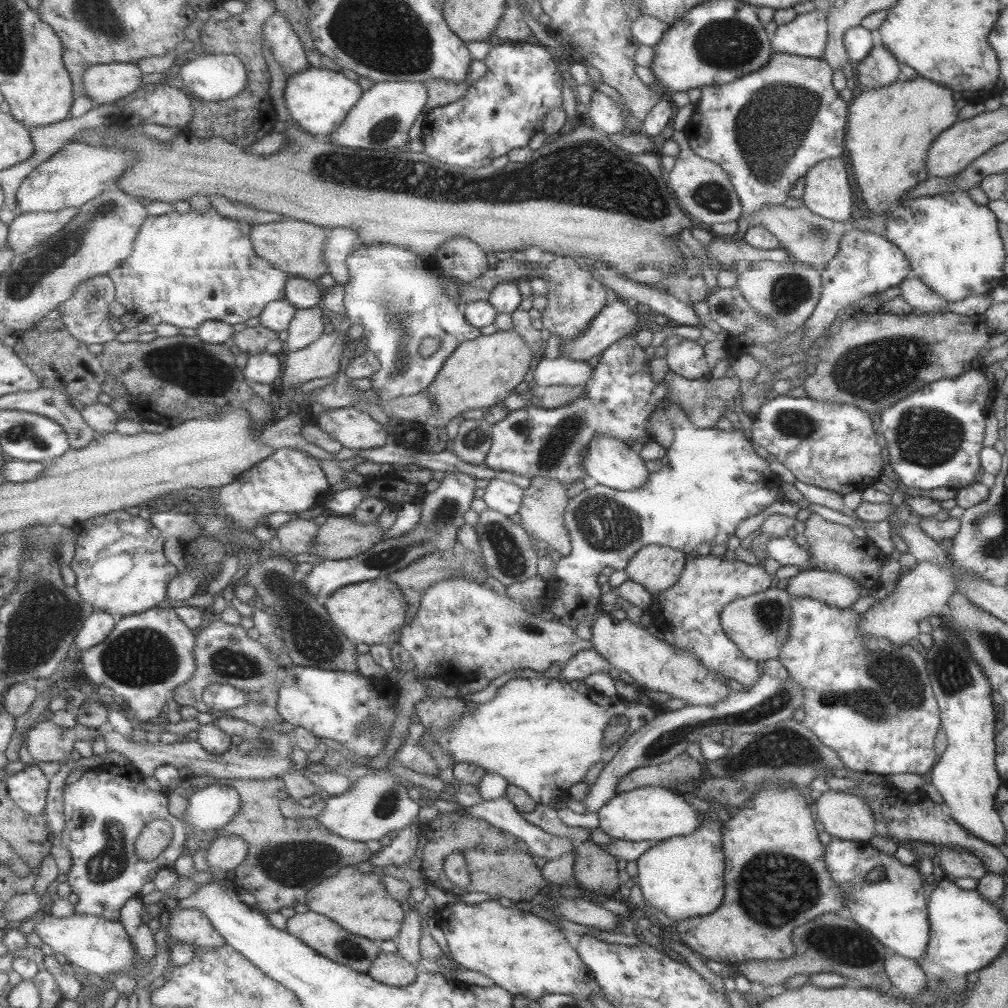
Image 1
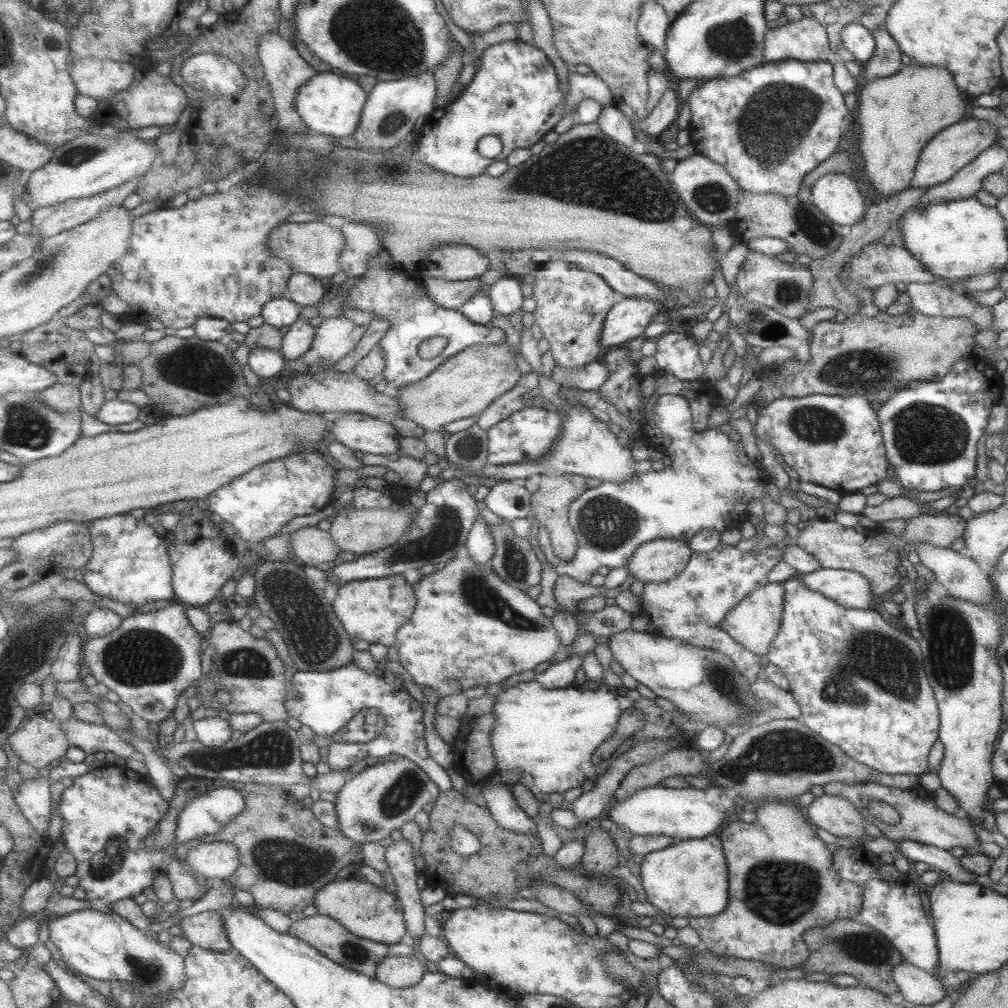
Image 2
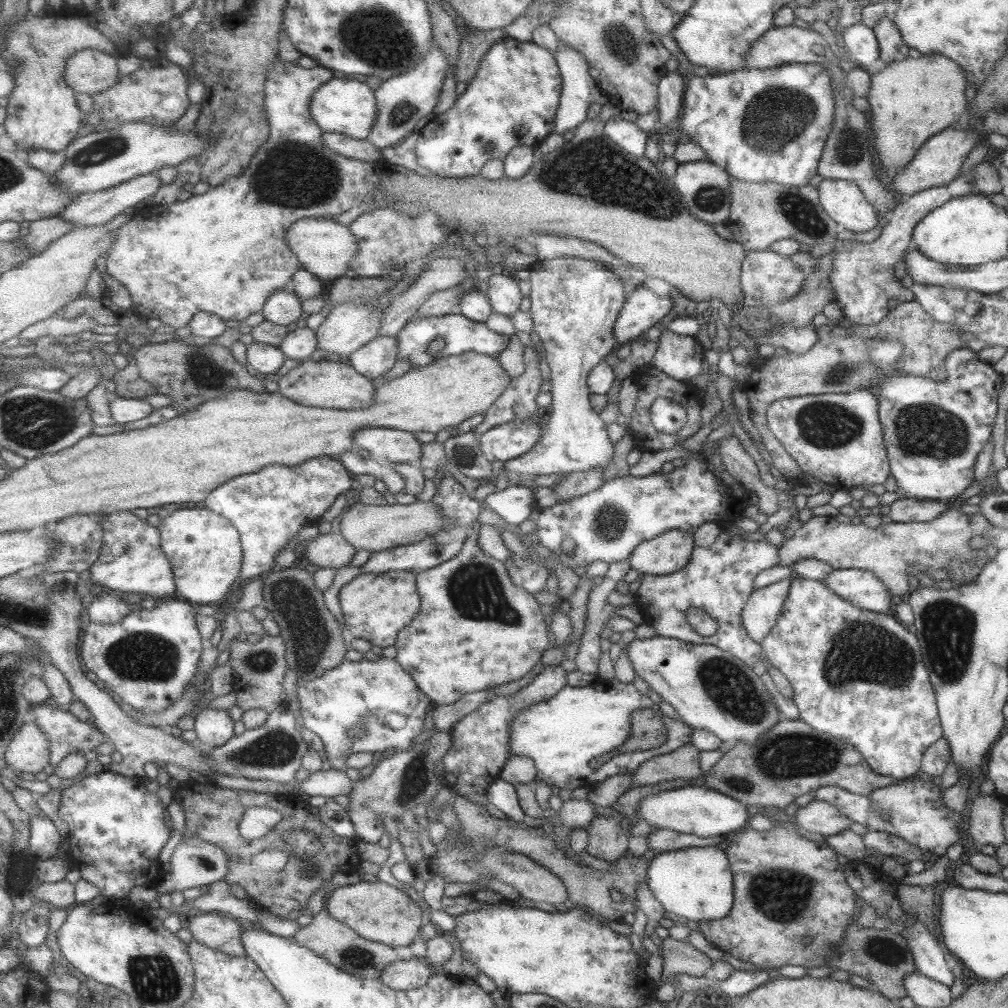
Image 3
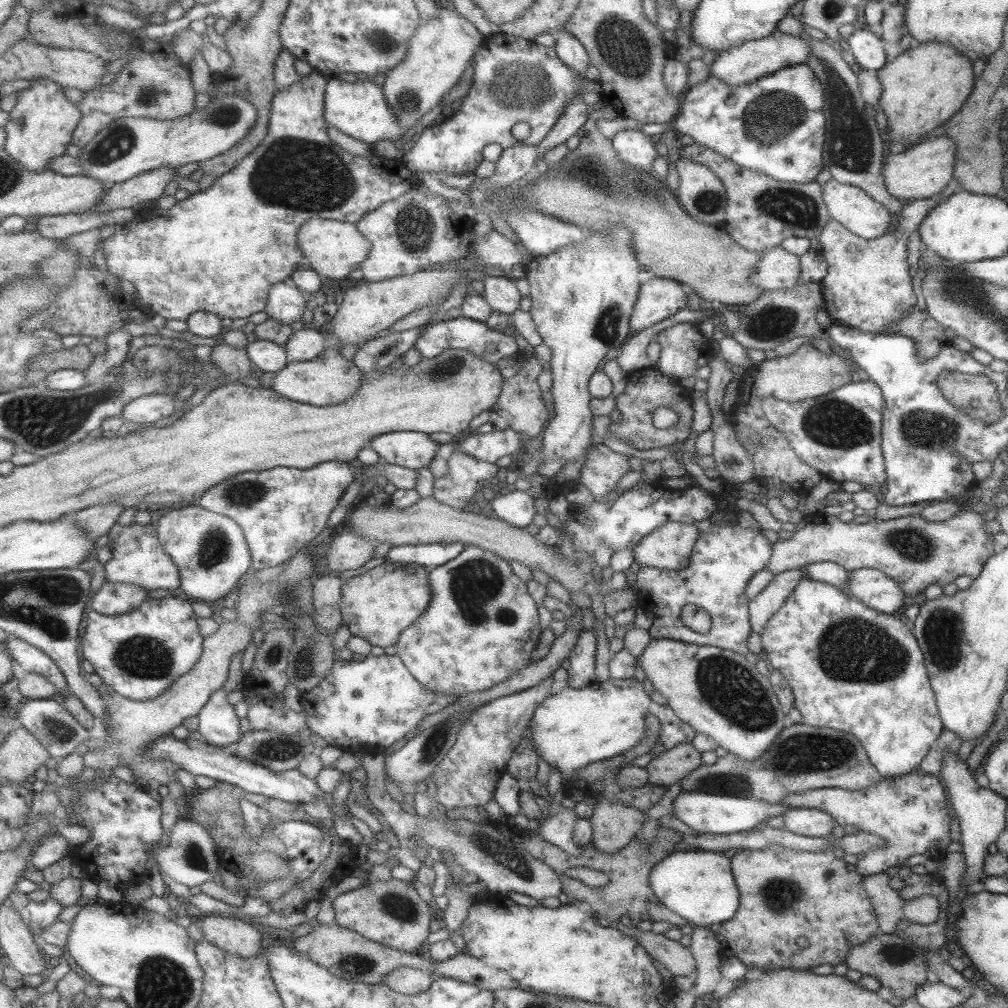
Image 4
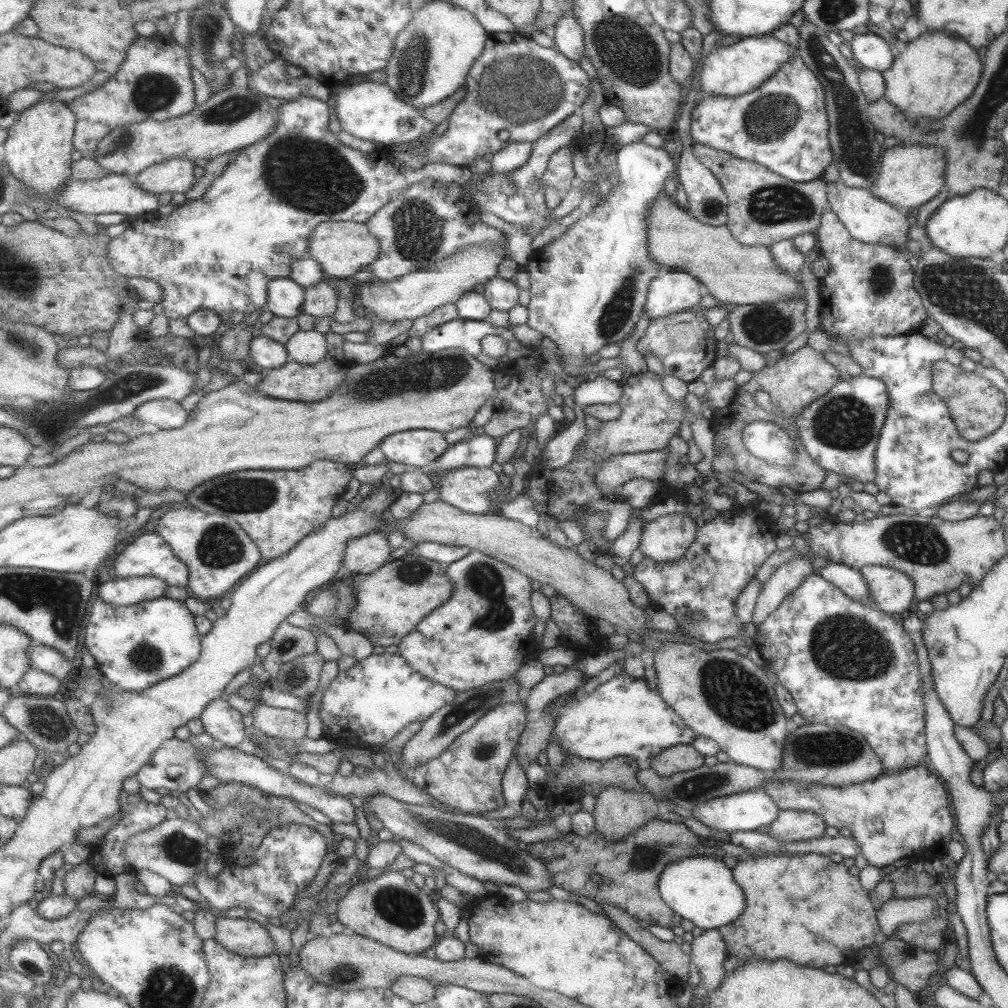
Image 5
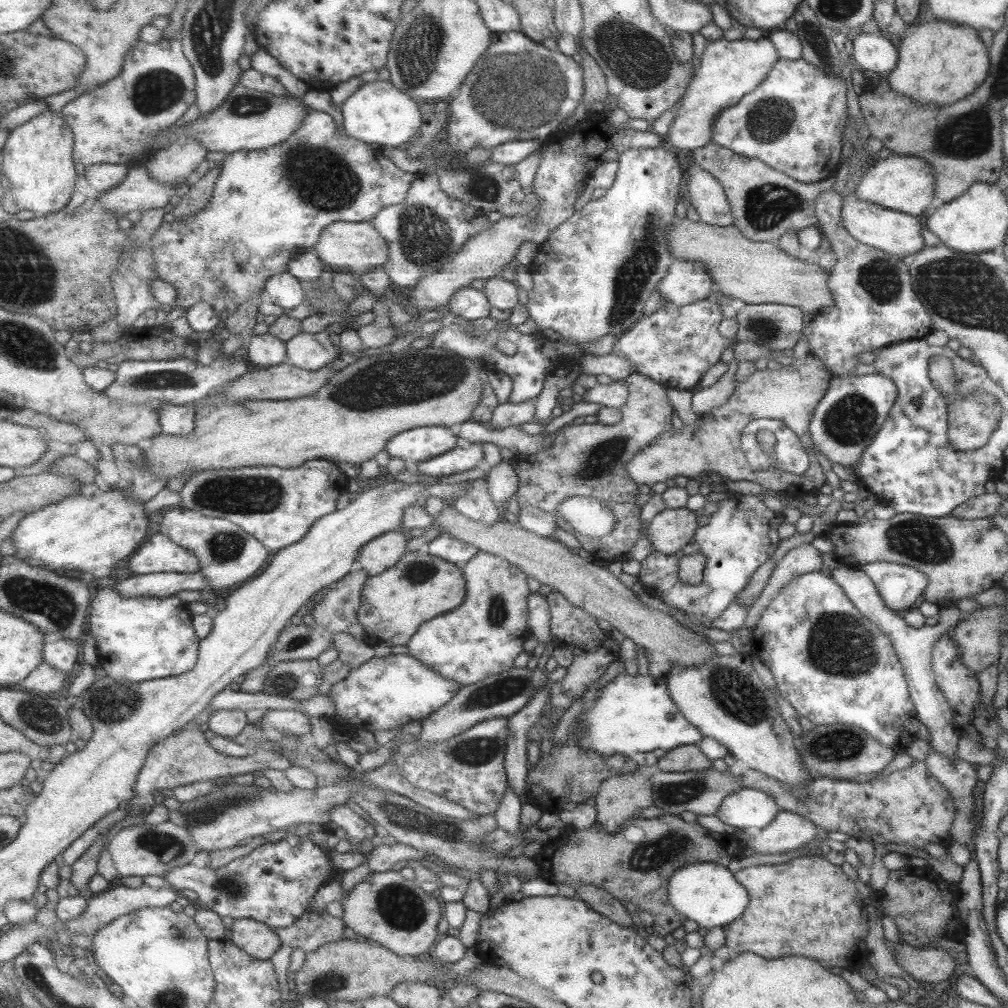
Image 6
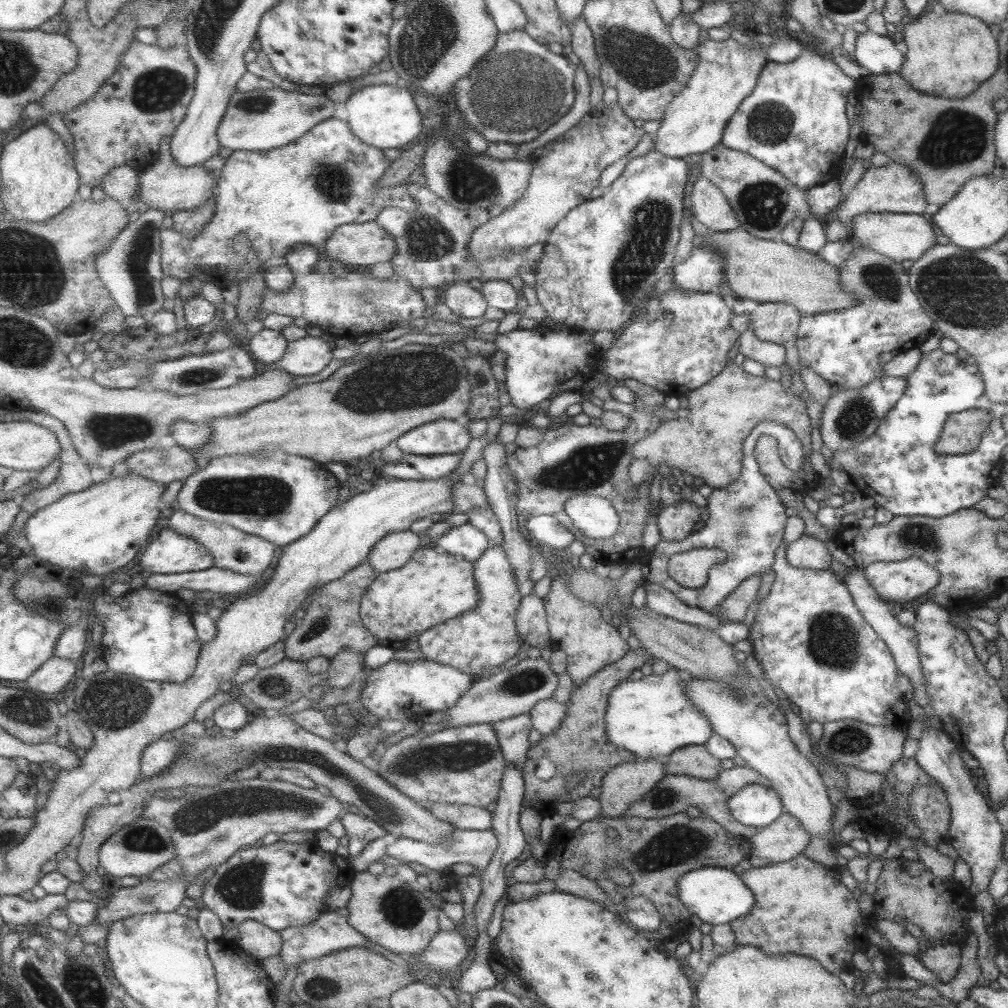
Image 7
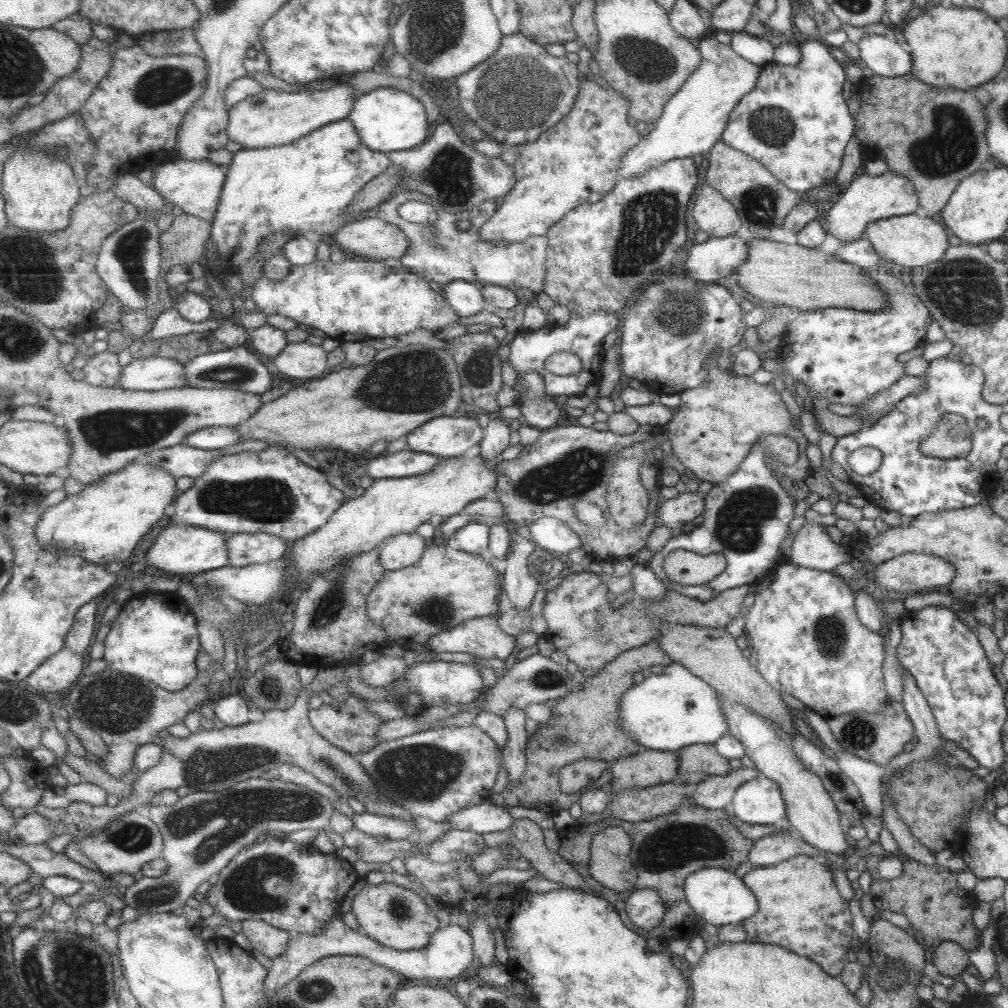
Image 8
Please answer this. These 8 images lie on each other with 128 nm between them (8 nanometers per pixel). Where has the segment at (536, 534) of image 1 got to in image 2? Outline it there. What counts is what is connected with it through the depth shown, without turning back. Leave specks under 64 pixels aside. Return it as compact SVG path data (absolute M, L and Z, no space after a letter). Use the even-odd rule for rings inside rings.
M543 474L538 489L532 494L532 512L540 529L547 529L551 535L551 543L556 556L561 560L572 560L579 552L579 540L570 524L570 508L572 502L580 498L585 490L585 476L579 474L561 474L552 476Z

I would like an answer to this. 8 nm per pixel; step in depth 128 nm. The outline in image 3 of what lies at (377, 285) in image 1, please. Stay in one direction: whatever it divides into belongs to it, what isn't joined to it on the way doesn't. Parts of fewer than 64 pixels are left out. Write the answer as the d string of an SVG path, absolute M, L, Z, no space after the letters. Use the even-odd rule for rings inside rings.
M463 313L445 316L431 316L431 318L412 318L412 320L396 336L399 343L399 360L408 360L411 368L427 366L437 359L447 358L453 355L462 355L467 351L475 351L488 354L499 359L499 355L507 352L512 336L499 334L487 327L486 323L470 320ZM435 339L445 339L447 344L443 352L433 356L427 352L427 347Z

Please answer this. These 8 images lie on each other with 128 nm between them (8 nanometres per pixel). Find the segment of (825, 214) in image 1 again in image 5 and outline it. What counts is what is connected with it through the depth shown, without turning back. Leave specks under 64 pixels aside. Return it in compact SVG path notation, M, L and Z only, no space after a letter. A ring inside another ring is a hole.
M841 180L826 183L826 201L847 232L864 243L881 243L903 250L903 242L909 240L908 232L914 227L906 211L873 196L867 188L849 187Z

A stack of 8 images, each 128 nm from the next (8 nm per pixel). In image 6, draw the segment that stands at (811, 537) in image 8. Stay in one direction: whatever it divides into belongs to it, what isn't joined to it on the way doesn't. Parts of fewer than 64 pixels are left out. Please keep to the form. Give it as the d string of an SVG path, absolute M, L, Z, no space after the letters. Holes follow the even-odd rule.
M812 543L799 545L789 550L783 558L776 562L766 586L751 606L748 606L744 627L752 629L756 626L763 609L771 603L771 599L793 578L807 573L822 571L821 553L815 550Z

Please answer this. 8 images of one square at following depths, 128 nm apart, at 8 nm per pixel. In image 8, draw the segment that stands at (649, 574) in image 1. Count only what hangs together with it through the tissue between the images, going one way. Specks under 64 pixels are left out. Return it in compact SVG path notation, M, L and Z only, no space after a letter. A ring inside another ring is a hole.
M697 491L678 493L675 498L665 500L659 503L657 509L657 522L667 527L671 532L679 532L681 526L686 523L692 523L697 516L701 516L704 512L703 494Z

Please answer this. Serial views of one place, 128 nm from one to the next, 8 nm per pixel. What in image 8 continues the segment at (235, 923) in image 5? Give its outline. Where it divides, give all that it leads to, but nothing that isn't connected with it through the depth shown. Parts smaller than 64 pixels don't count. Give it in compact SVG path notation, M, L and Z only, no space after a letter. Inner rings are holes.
M244 920L242 931L253 943L254 950L262 952L271 958L282 955L290 947L293 933L277 928L265 920Z

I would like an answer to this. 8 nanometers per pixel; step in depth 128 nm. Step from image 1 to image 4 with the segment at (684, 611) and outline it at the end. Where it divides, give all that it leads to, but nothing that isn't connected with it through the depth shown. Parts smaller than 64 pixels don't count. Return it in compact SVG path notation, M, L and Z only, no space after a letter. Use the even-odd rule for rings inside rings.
M713 526L708 533L699 533L687 565L681 569L666 570L639 566L635 574L636 594L640 607L653 615L648 633L651 638L678 640L684 643L707 645L723 650L731 650L746 655L747 636L750 624L748 602L745 598L747 582L757 572L767 567L771 557L772 544L763 536L760 528L740 528L735 526ZM692 604L708 612L711 627L705 634L696 633L683 625L679 619L682 606Z

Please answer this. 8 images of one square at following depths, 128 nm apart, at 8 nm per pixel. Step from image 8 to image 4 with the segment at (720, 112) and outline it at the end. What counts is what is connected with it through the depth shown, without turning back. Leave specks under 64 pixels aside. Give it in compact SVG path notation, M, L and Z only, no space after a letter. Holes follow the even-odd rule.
M775 29L770 36L742 42L741 45L716 55L709 68L710 75L727 86L739 86L755 82L760 77L769 76L781 68L805 63L809 57L809 44L803 38L804 35L797 38Z

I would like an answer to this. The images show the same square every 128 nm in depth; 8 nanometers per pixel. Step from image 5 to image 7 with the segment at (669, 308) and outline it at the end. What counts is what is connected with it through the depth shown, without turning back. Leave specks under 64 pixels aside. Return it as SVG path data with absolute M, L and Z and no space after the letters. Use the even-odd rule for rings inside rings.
M693 246L690 250L689 256L671 267L671 270L674 271L672 286L682 290L683 292L714 292L724 279L722 258L708 246Z

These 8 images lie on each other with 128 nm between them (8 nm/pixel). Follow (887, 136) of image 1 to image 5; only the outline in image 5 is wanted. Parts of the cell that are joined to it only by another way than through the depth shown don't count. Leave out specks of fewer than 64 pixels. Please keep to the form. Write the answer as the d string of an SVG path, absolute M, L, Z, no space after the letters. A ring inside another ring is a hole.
M923 30L917 39L906 43L905 50L897 54L891 68L880 72L885 82L882 97L899 109L907 121L915 121L917 117L941 119L963 103L979 83L983 65L976 51L948 32Z

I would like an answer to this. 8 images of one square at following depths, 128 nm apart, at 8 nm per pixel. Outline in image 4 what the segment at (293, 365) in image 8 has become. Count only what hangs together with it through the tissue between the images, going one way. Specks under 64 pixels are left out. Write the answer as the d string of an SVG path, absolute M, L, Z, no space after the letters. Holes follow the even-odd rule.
M305 327L294 332L285 347L290 361L310 361L327 348L327 336L320 329Z

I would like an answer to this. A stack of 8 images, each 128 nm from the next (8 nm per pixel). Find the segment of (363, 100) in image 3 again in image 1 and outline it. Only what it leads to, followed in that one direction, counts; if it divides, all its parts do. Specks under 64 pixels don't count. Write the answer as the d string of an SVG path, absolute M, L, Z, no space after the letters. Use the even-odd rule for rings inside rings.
M309 67L305 72L288 78L285 101L291 111L292 119L303 129L314 136L329 135L341 127L350 115L351 110L362 100L363 88L338 71Z

